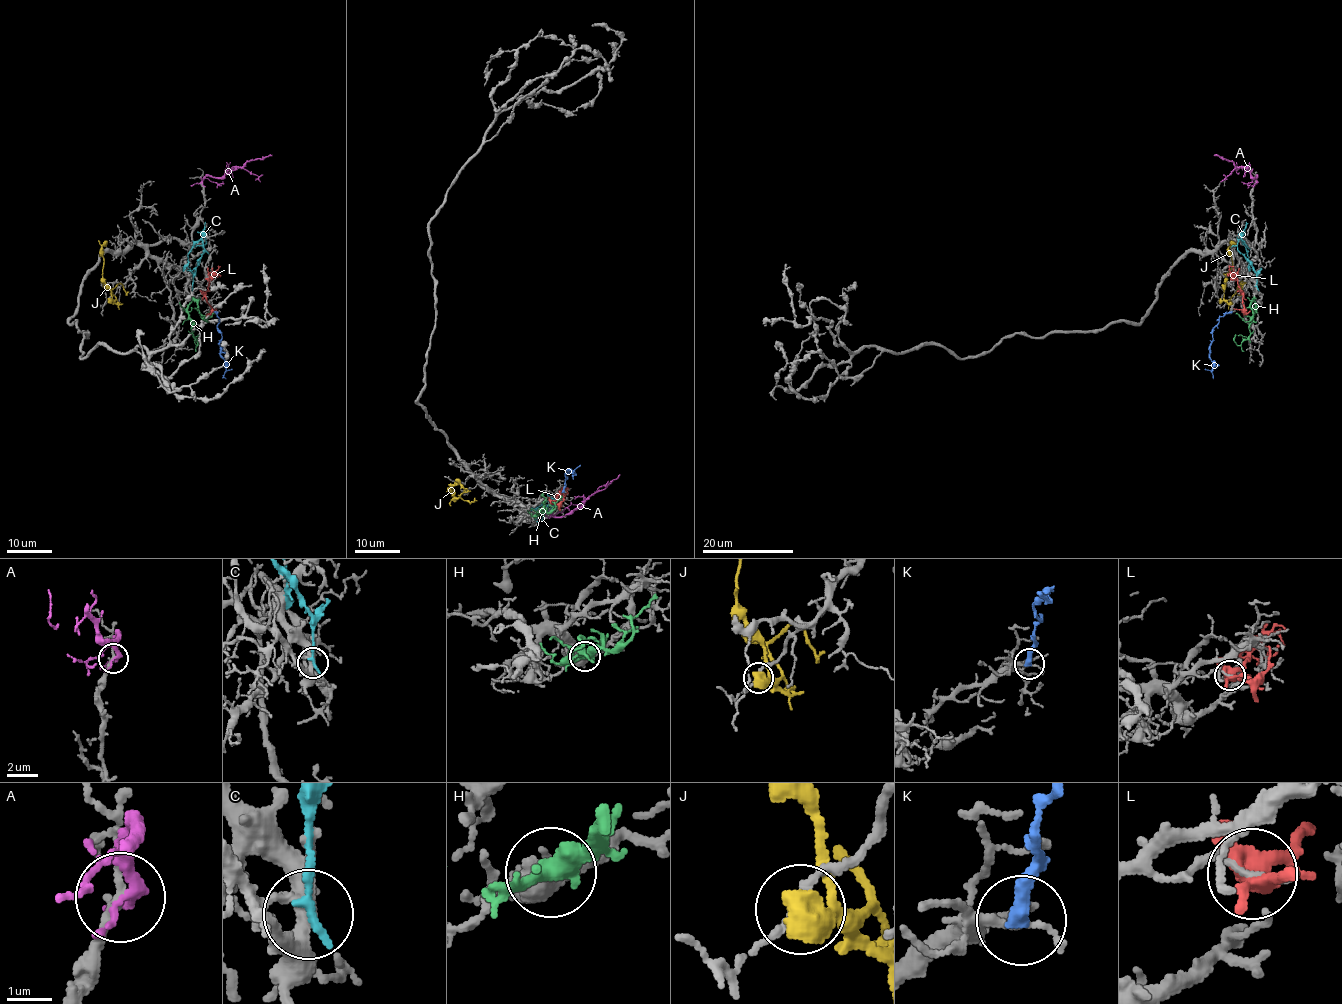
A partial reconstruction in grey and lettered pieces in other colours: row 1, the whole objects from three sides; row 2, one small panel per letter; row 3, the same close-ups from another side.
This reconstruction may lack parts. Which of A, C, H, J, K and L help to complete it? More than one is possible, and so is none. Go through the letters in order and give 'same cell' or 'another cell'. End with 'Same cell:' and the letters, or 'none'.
A: another cell
C: another cell
H: same cell
J: another cell
K: another cell
L: another cell
Same cell: H

